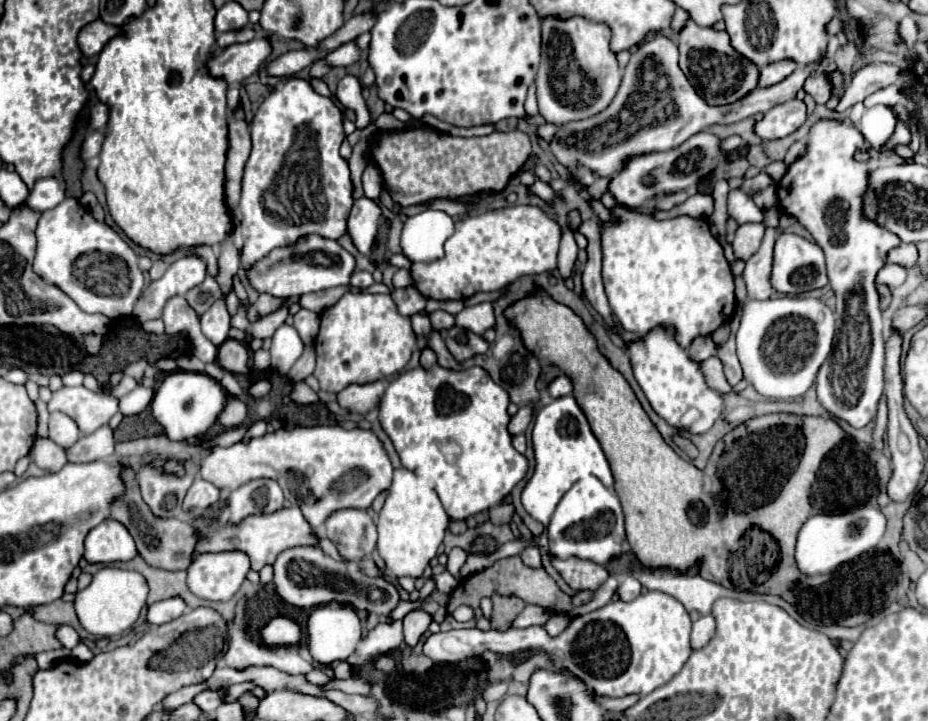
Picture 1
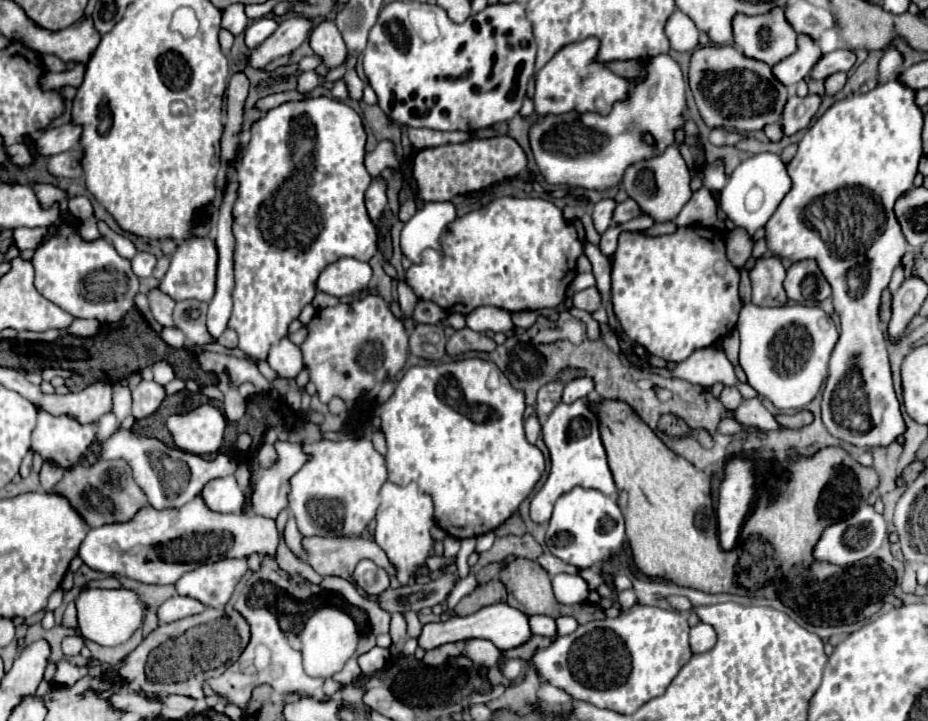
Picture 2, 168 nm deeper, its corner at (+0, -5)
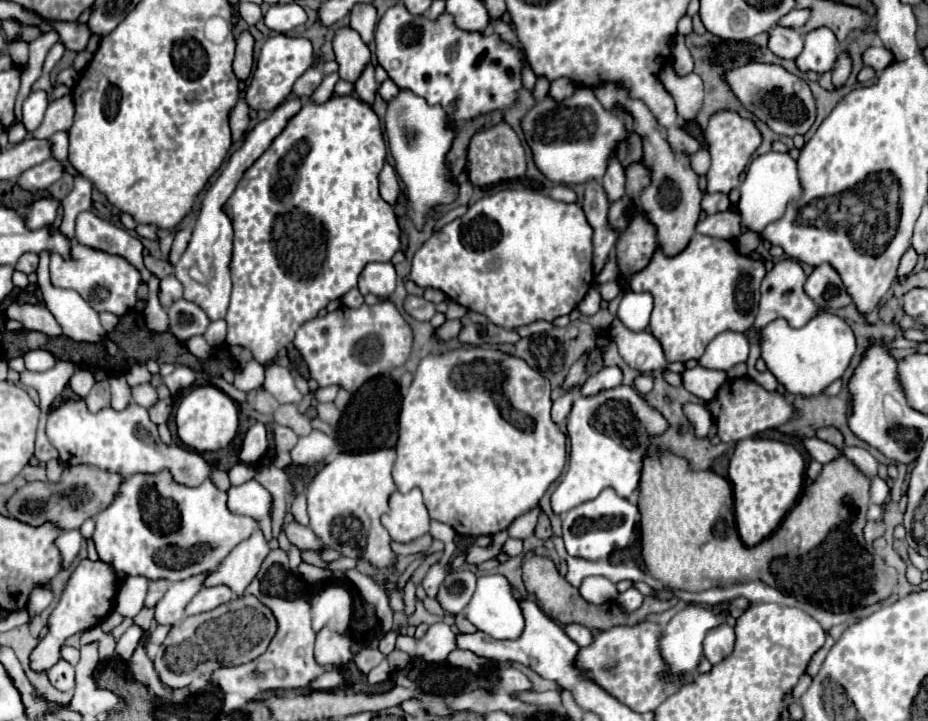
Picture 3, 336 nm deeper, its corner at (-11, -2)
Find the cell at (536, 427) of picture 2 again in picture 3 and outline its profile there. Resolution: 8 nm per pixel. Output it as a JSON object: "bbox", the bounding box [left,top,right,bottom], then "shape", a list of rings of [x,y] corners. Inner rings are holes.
{"bbox":[552,385,580,425],"shape":[[[580,385],[572,387],[570,391],[564,391],[562,397],[558,397],[558,399],[554,401],[554,405],[552,405],[552,419],[554,419],[558,425],[562,425],[562,423],[566,421],[570,409],[572,409],[572,403],[574,403],[574,399],[576,399],[578,393],[580,393]]]}

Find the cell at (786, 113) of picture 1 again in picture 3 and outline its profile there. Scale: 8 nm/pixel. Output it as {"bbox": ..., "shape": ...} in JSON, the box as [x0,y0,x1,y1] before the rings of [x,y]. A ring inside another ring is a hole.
{"bbox":[832,51,852,87],"shape":[[[842,51],[832,69],[834,69],[834,85],[842,87],[842,83],[846,83],[846,79],[852,73],[852,57],[846,51]]]}

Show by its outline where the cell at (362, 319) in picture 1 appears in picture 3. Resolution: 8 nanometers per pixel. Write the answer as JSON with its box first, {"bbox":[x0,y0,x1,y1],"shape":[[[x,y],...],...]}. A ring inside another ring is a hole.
{"bbox":[294,301,412,393],"shape":[[[390,301],[362,305],[358,309],[340,307],[338,311],[316,317],[298,327],[294,347],[310,369],[310,377],[320,385],[340,385],[354,393],[368,379],[404,365],[412,347],[412,329]]]}

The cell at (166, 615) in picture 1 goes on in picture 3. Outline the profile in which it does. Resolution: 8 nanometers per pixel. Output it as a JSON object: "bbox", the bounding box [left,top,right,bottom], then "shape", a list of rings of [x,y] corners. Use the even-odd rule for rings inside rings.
{"bbox":[186,587,232,615],"shape":[[[204,587],[200,589],[194,599],[188,603],[186,613],[188,615],[198,615],[204,611],[212,611],[222,603],[228,603],[232,599],[230,587]]]}

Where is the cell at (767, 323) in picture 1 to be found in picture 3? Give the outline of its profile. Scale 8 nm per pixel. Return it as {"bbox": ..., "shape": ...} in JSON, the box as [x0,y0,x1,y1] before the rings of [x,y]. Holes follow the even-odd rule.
{"bbox":[762,311,856,395],"shape":[[[824,311],[808,321],[804,327],[794,329],[786,319],[776,319],[762,329],[762,359],[768,369],[776,375],[778,383],[786,387],[792,395],[820,395],[824,387],[840,379],[848,369],[856,353],[856,337],[852,329],[834,313]]]}

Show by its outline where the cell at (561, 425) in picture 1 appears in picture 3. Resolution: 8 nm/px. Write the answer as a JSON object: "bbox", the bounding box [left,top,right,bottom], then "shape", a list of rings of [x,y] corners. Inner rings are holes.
{"bbox":[552,385,666,515],"shape":[[[620,385],[592,397],[576,397],[568,415],[572,451],[568,471],[552,493],[554,513],[562,515],[580,503],[596,499],[606,487],[612,487],[624,499],[632,499],[638,493],[640,471],[648,457],[650,443],[666,431],[666,417],[654,407],[648,407],[646,399],[634,387]]]}

